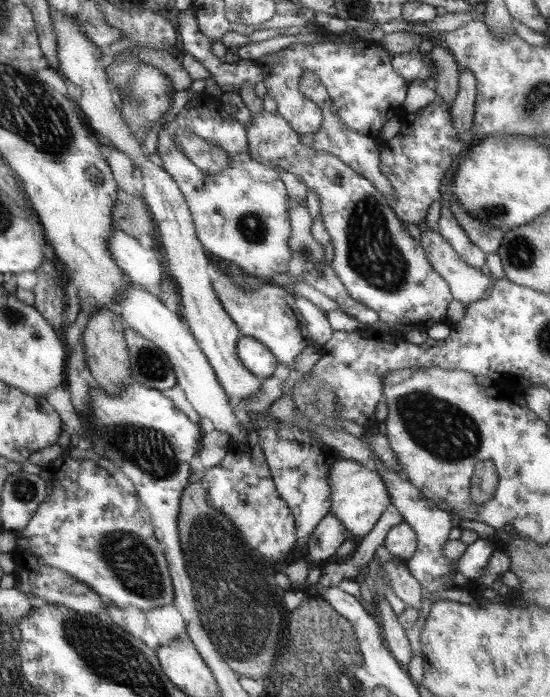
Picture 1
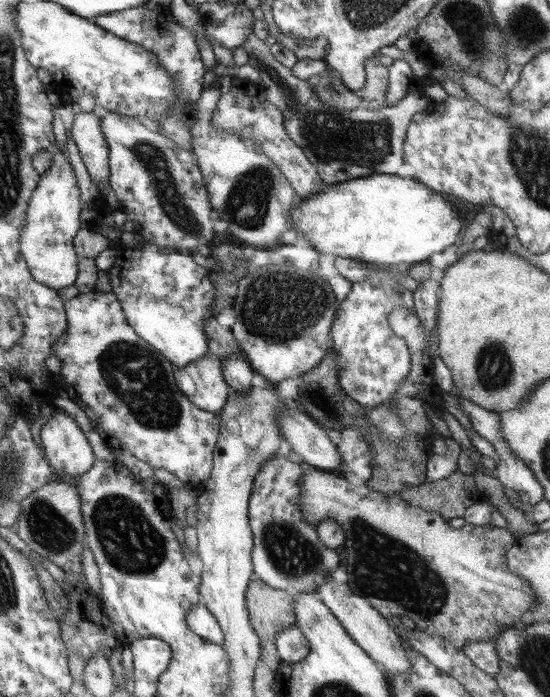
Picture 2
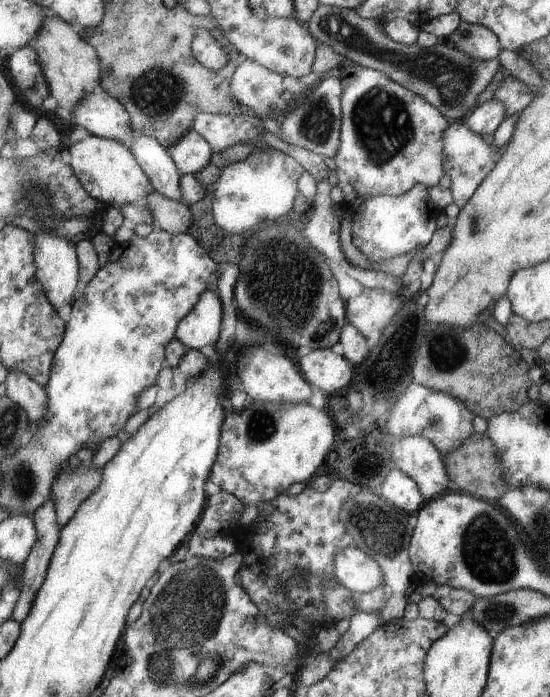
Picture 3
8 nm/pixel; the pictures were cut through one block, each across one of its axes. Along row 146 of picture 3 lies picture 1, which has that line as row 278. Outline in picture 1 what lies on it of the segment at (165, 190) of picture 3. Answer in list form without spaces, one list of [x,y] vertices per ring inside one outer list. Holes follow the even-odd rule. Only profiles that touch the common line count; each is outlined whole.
[[[114,229],[109,250],[131,282],[156,292],[163,282],[163,265],[155,249],[147,250],[134,238]]]

